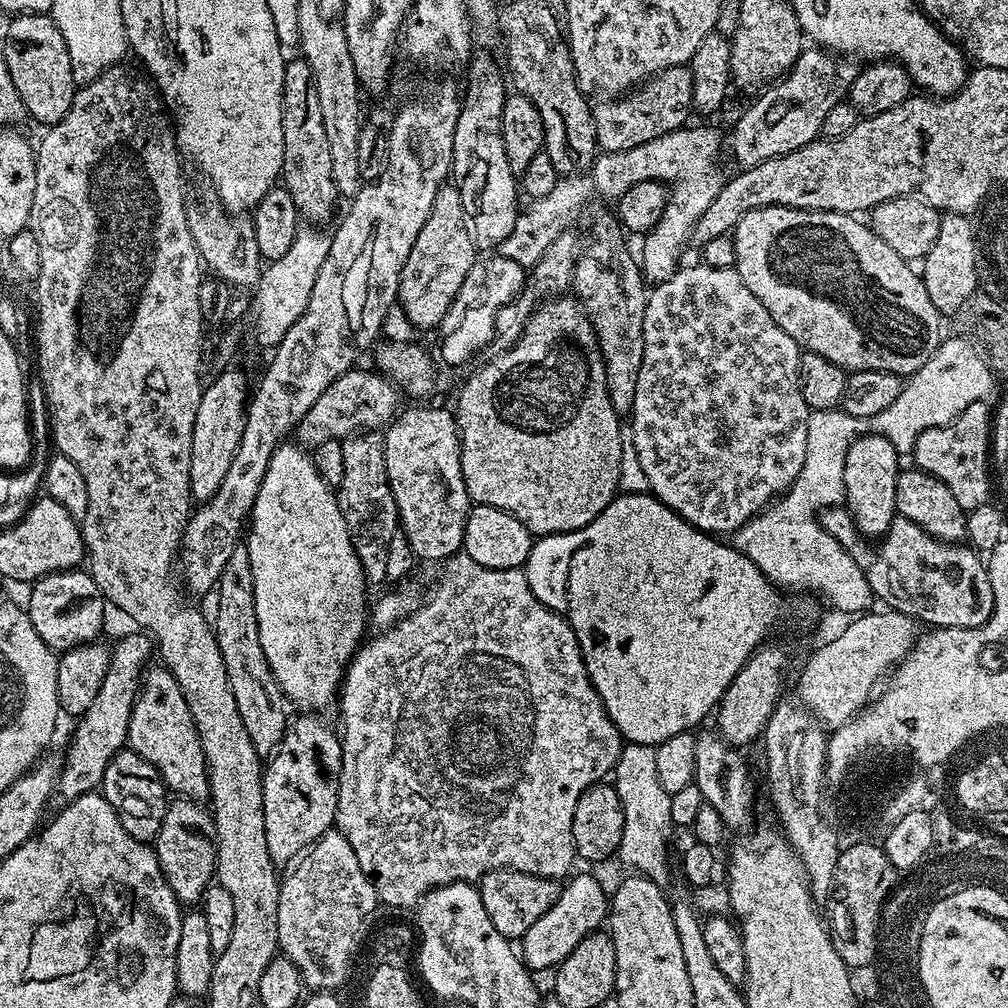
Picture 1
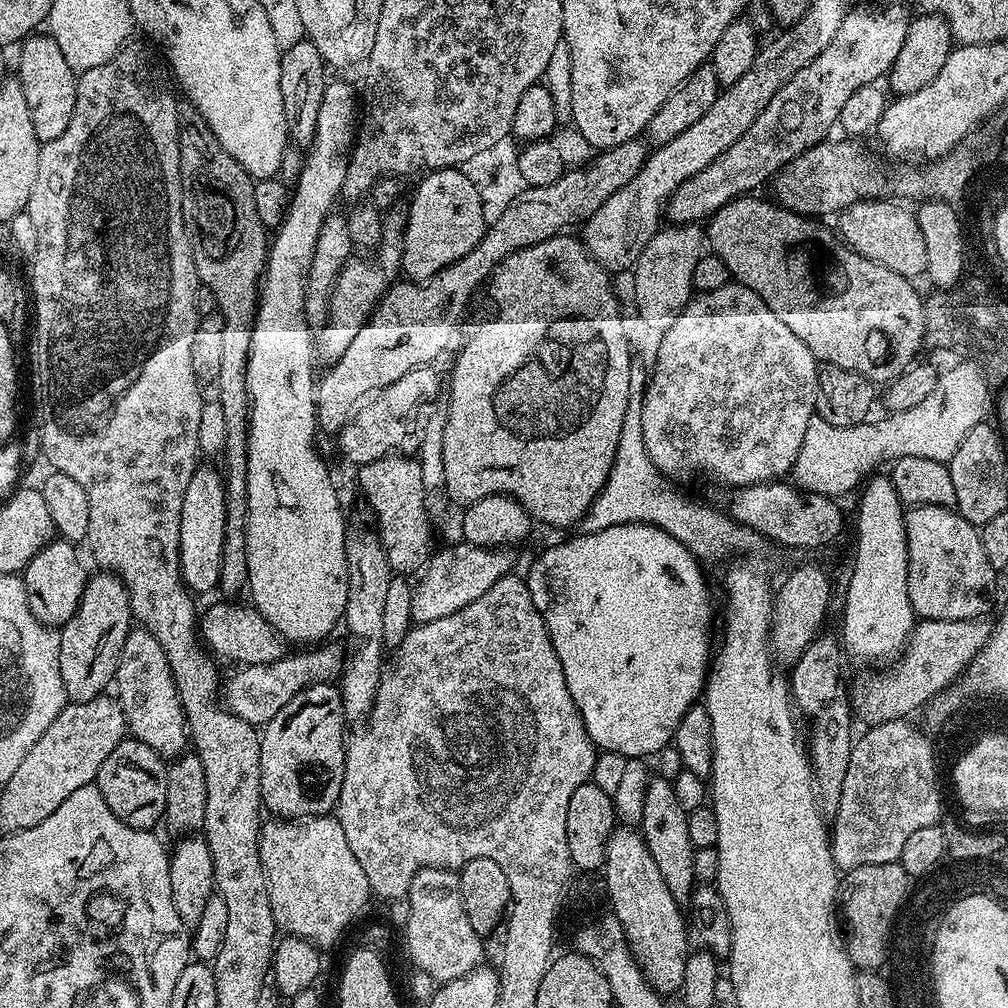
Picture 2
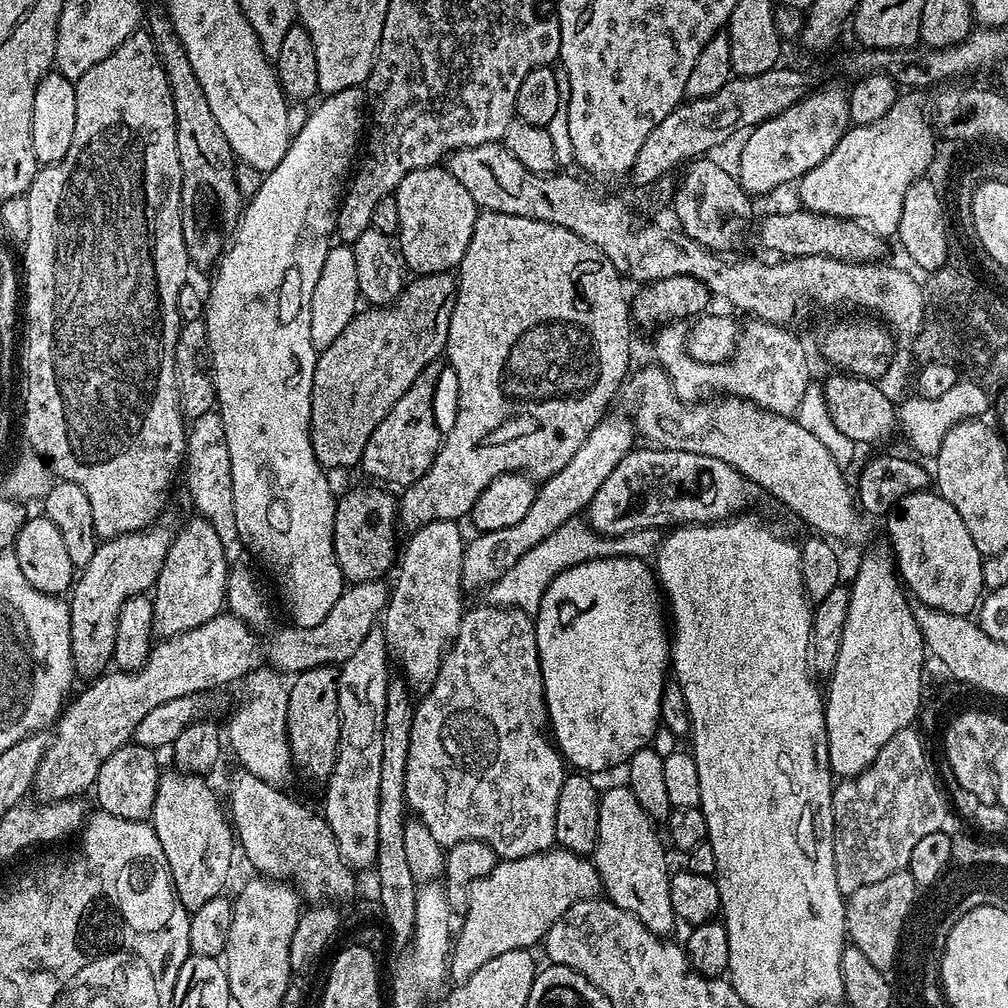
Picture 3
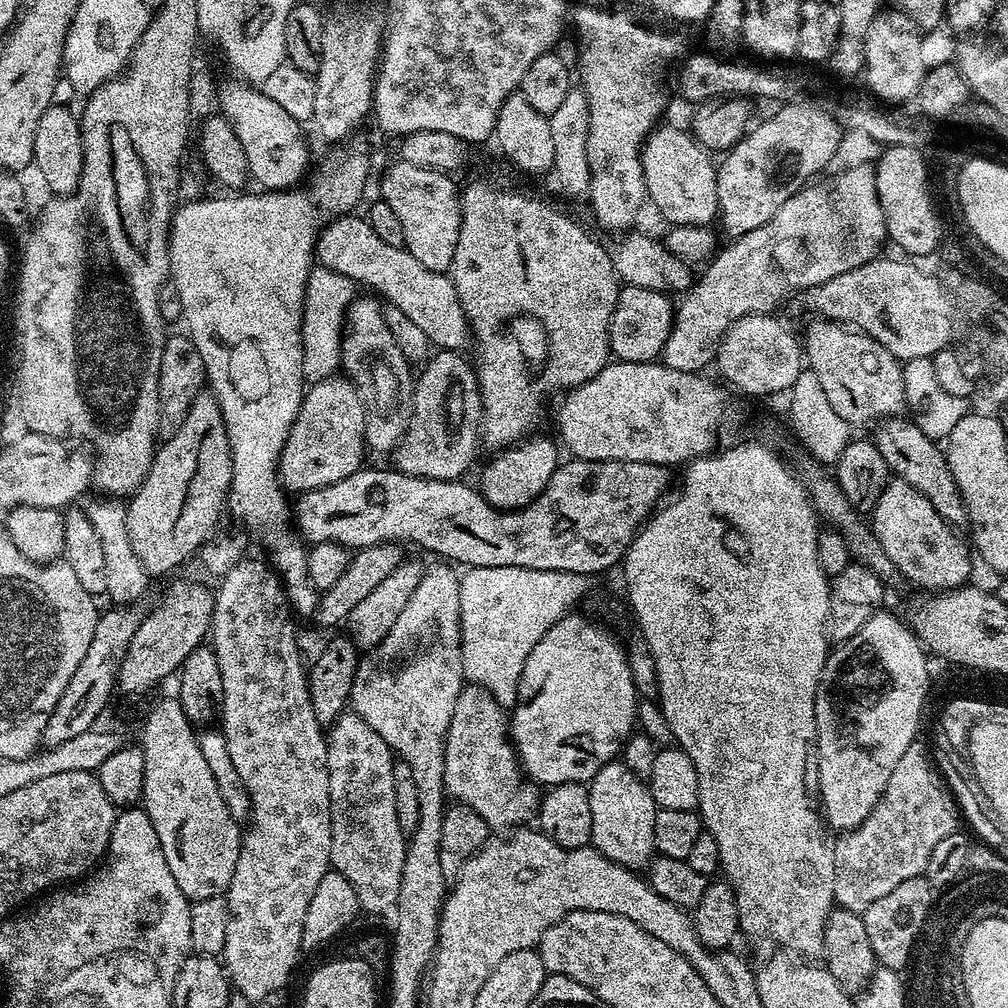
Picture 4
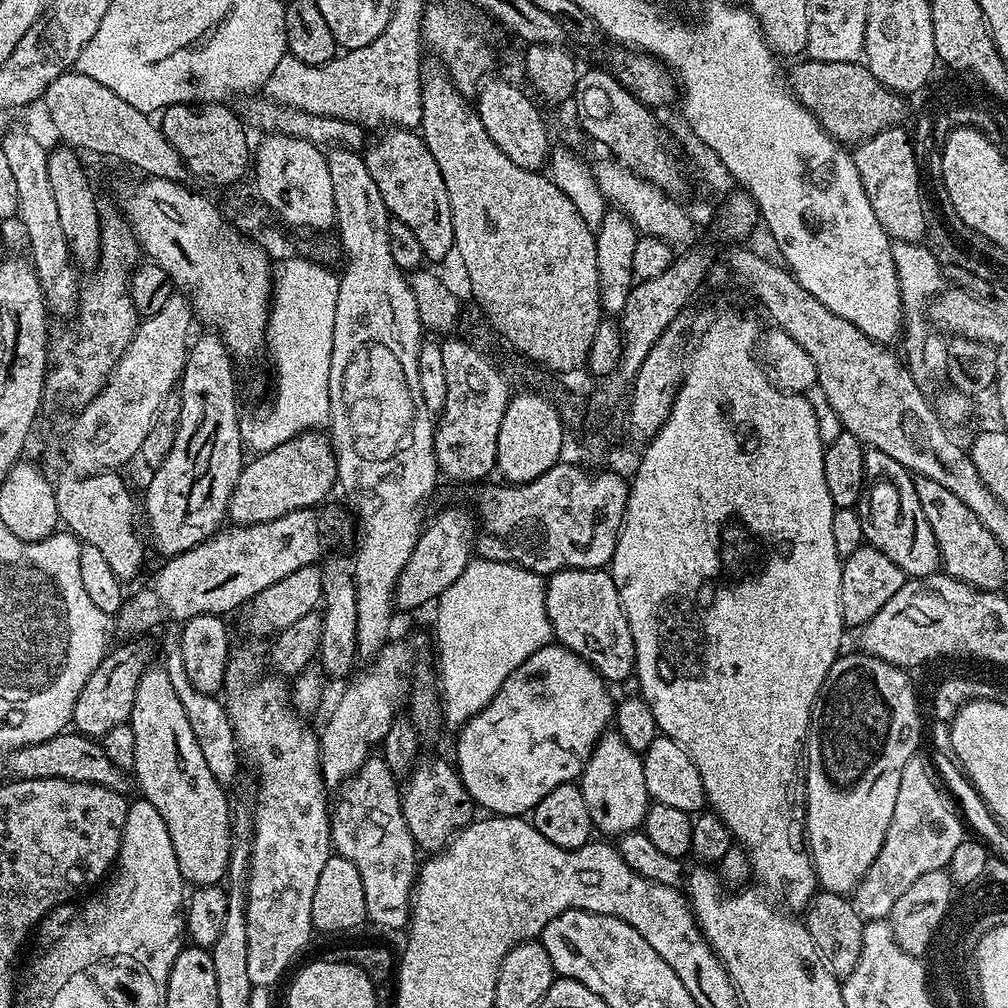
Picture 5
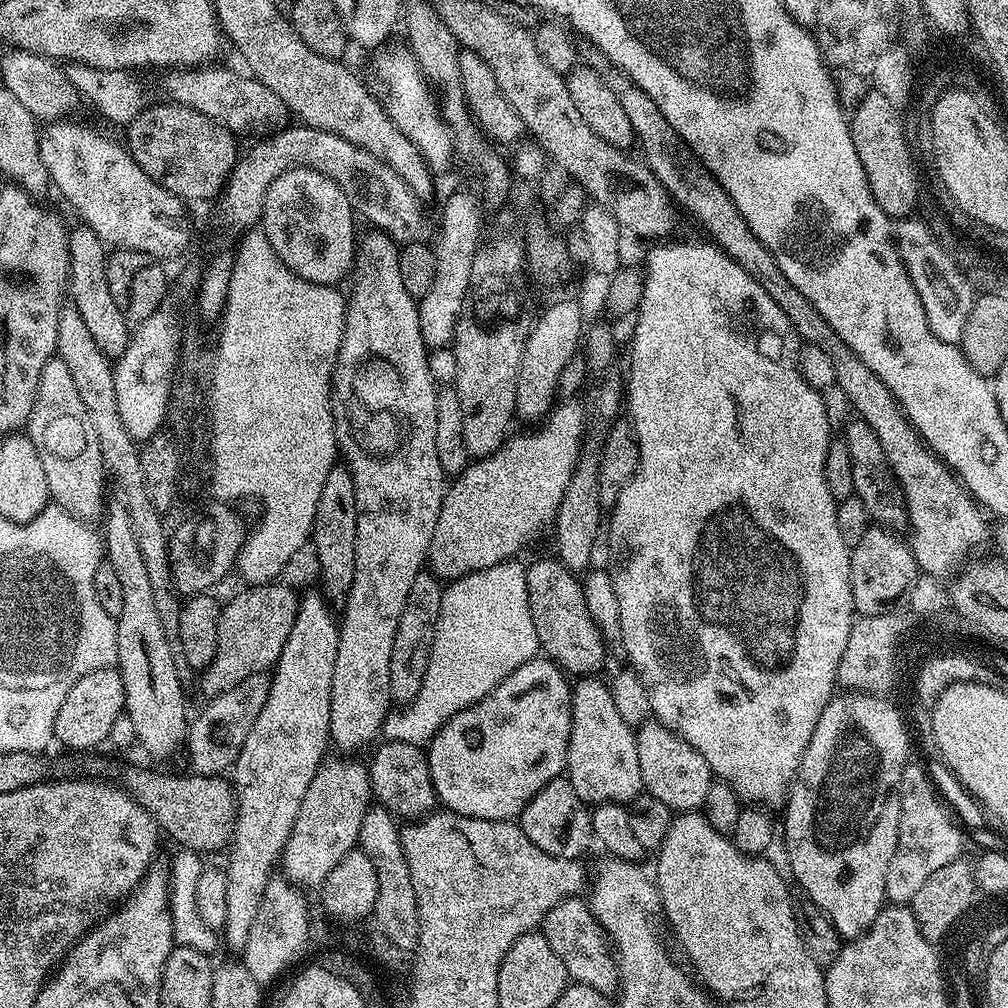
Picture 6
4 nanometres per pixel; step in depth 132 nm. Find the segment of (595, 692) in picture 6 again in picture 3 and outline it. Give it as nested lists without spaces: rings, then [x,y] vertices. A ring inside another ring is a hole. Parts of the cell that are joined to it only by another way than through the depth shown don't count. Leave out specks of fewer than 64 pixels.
[[[627,786],[605,787],[600,793],[598,842],[590,859],[600,875],[603,895],[622,910],[634,914],[646,930],[668,938],[673,935],[672,927],[677,927],[678,921],[670,900],[670,867],[664,853],[666,844],[661,833],[660,836],[656,833],[656,828],[657,821],[642,810],[642,802],[634,798]]]

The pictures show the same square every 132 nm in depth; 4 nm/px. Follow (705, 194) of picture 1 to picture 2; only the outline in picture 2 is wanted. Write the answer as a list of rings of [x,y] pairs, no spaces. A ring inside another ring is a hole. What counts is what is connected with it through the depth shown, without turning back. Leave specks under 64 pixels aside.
[[[696,224],[661,227],[654,238],[646,242],[646,250],[642,250],[636,259],[631,273],[632,296],[636,299],[636,308],[640,311],[641,318],[652,328],[663,330],[671,326],[676,315],[688,305],[694,295],[694,266],[698,266],[706,244],[705,233],[698,229]]]

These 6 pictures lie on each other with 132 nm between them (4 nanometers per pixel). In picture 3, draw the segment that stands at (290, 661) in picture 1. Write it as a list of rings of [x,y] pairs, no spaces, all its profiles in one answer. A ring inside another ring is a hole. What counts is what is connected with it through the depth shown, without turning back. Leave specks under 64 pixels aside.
[[[363,87],[330,92],[323,99],[324,101],[316,109],[312,108],[308,112],[305,125],[296,135],[293,135],[292,143],[286,150],[286,158],[282,158],[282,162],[278,162],[278,166],[274,166],[274,170],[270,170],[265,175],[262,186],[258,186],[258,194],[251,196],[243,205],[240,220],[236,223],[236,231],[230,237],[231,243],[220,253],[220,259],[215,265],[216,277],[213,278],[212,285],[206,288],[203,315],[208,339],[208,355],[216,387],[216,408],[225,430],[227,449],[230,450],[234,519],[238,526],[238,534],[244,544],[245,553],[249,557],[252,555],[258,563],[268,567],[268,572],[272,575],[281,598],[284,599],[284,608],[292,619],[289,621],[298,628],[318,626],[318,622],[322,622],[322,618],[326,618],[326,614],[334,610],[334,602],[338,602],[338,598],[344,593],[346,587],[342,570],[334,558],[334,538],[332,537],[338,496],[337,493],[332,493],[332,484],[328,481],[329,473],[321,468],[314,458],[314,446],[310,438],[314,366],[318,355],[318,350],[310,342],[310,298],[314,298],[314,285],[318,282],[318,274],[322,274],[322,262],[326,262],[326,254],[330,247],[328,239],[336,232],[336,215],[340,209],[340,202],[344,199],[346,181],[353,171],[354,161],[357,159],[358,149],[366,132],[366,113],[369,111],[368,93]]]

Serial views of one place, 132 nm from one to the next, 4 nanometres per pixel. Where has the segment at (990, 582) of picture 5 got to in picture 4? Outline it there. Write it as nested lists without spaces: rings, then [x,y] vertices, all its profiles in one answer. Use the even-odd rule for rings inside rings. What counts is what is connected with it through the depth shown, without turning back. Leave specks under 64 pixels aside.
[[[889,416],[875,425],[874,443],[878,454],[882,454],[882,458],[888,464],[888,471],[895,479],[905,480],[910,486],[914,486],[914,490],[918,490],[918,494],[922,494],[930,502],[930,506],[934,506],[934,510],[938,510],[938,514],[953,526],[962,526],[968,524],[968,511],[962,502],[962,494],[958,490],[958,484],[954,482],[954,474],[950,474],[950,466],[945,449],[939,443],[930,438],[926,438],[926,434],[922,434],[922,430],[918,430],[918,426],[910,418],[899,416]]]

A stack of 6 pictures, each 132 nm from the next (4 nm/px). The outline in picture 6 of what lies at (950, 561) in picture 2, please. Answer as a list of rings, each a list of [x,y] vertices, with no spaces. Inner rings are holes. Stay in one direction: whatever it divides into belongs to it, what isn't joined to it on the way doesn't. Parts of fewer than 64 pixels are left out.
[[[852,418],[844,425],[842,438],[846,442],[846,450],[850,450],[850,467],[854,469],[854,495],[862,502],[862,506],[866,506],[869,517],[877,525],[889,530],[903,529],[908,522],[908,507],[904,505],[900,483],[888,465],[888,459],[874,430],[870,430],[864,420]]]

